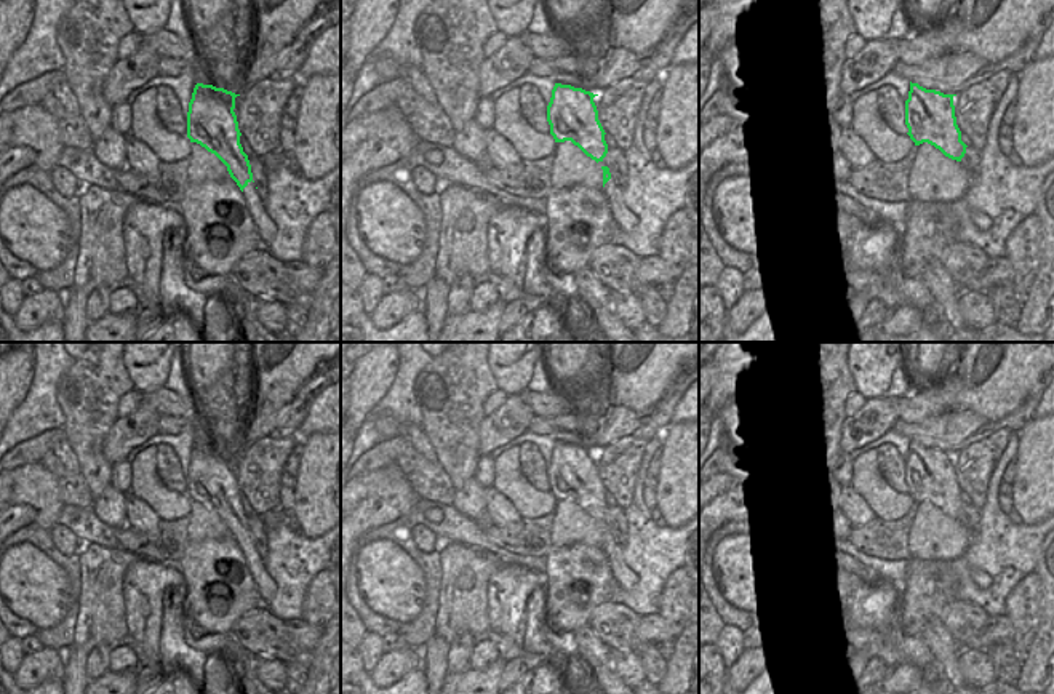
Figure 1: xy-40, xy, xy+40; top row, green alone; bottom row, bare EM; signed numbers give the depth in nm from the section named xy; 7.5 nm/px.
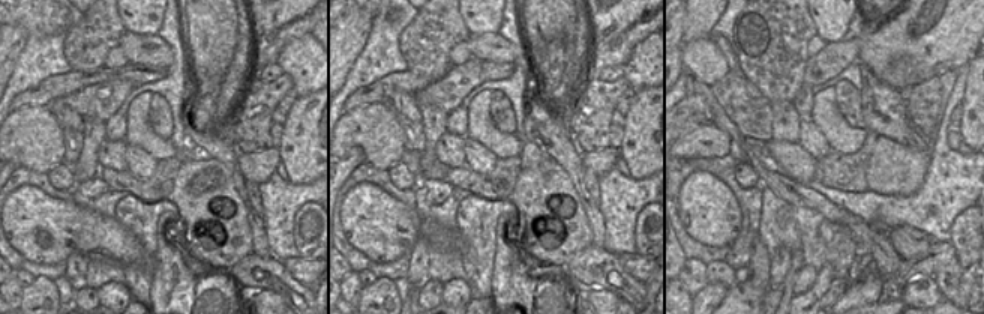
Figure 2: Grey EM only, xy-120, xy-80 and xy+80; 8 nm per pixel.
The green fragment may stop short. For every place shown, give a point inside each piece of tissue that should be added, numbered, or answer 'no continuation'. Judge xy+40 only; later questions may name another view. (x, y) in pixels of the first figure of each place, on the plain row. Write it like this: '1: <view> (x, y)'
no continuation

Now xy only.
1: xy (626, 579)

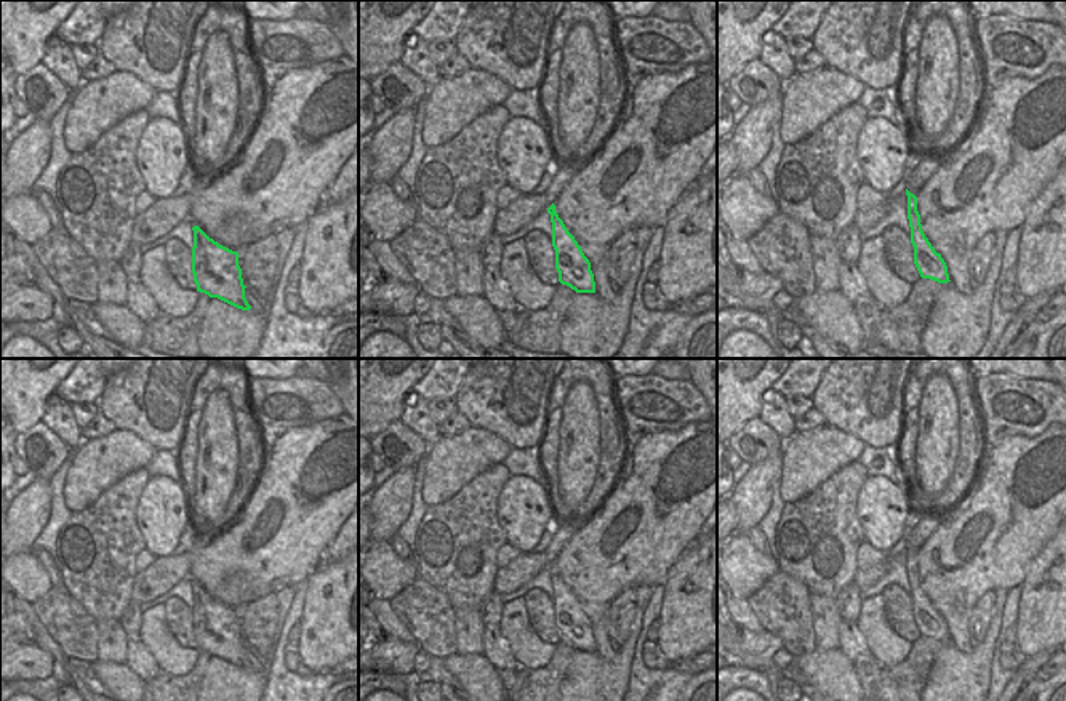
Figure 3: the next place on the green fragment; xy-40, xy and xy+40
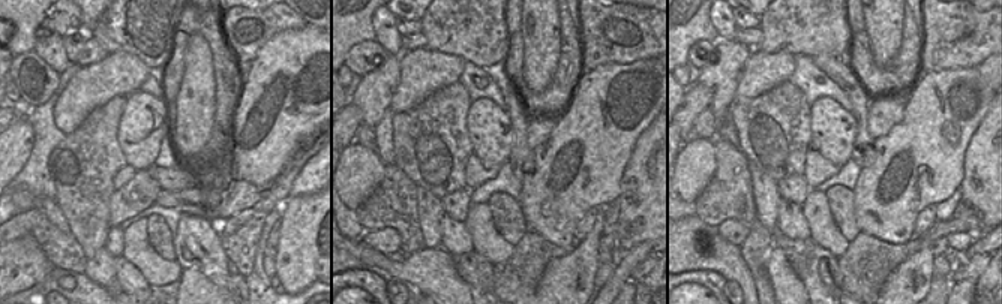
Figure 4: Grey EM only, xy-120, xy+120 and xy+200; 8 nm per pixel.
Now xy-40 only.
no continuation

